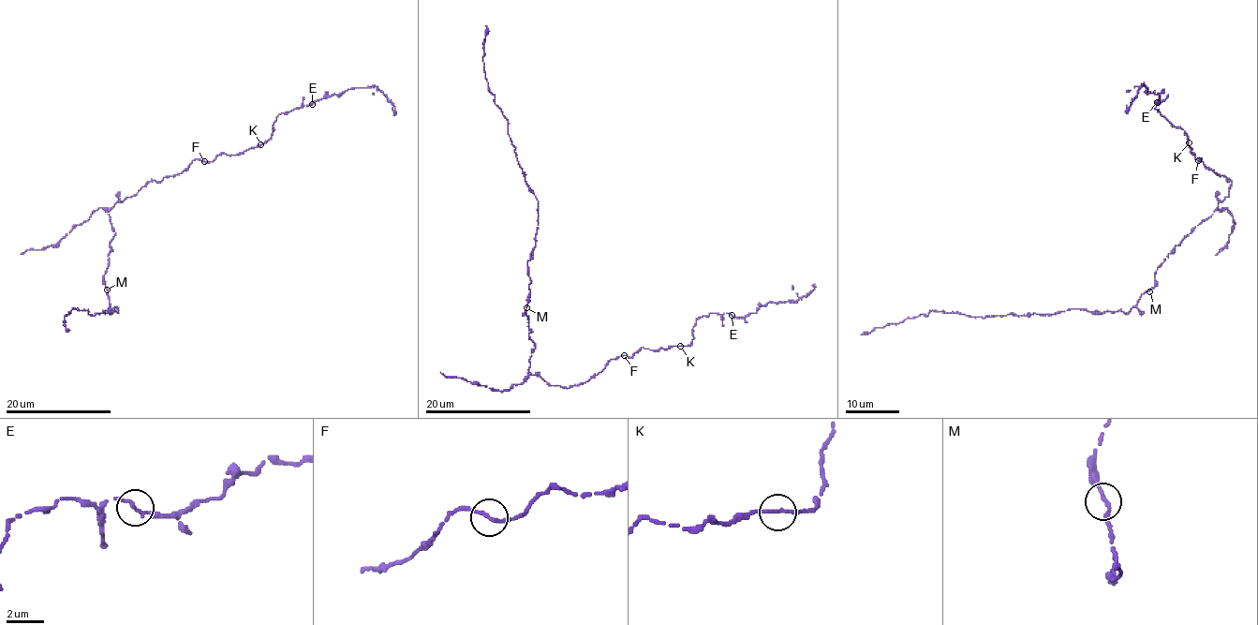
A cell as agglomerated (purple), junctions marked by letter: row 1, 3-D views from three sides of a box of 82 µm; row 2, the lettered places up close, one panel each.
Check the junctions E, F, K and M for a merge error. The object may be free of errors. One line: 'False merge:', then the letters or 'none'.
False merge: none

